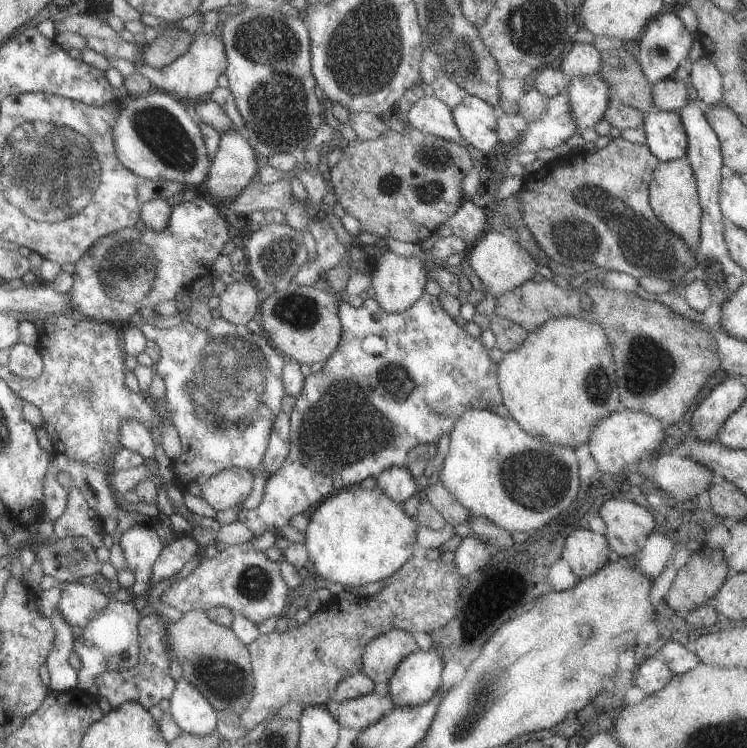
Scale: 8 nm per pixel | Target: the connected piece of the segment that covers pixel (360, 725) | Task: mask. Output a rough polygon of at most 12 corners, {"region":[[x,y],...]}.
{"region":[[386,683],[329,706],[339,727],[363,731],[394,708]]}

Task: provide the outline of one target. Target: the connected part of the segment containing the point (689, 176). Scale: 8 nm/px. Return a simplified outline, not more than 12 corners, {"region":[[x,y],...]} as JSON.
{"region":[[685,156],[659,161],[648,204],[662,226],[698,244],[697,180]]}

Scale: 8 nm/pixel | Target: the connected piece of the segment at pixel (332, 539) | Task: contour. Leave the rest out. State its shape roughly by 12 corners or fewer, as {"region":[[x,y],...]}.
{"region":[[405,466],[322,499],[303,548],[332,589],[377,583],[416,554]]}

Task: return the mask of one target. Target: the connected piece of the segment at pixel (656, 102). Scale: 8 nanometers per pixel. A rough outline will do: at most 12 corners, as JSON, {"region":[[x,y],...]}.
{"region":[[685,80],[651,86],[652,110],[677,113],[688,100]]}

